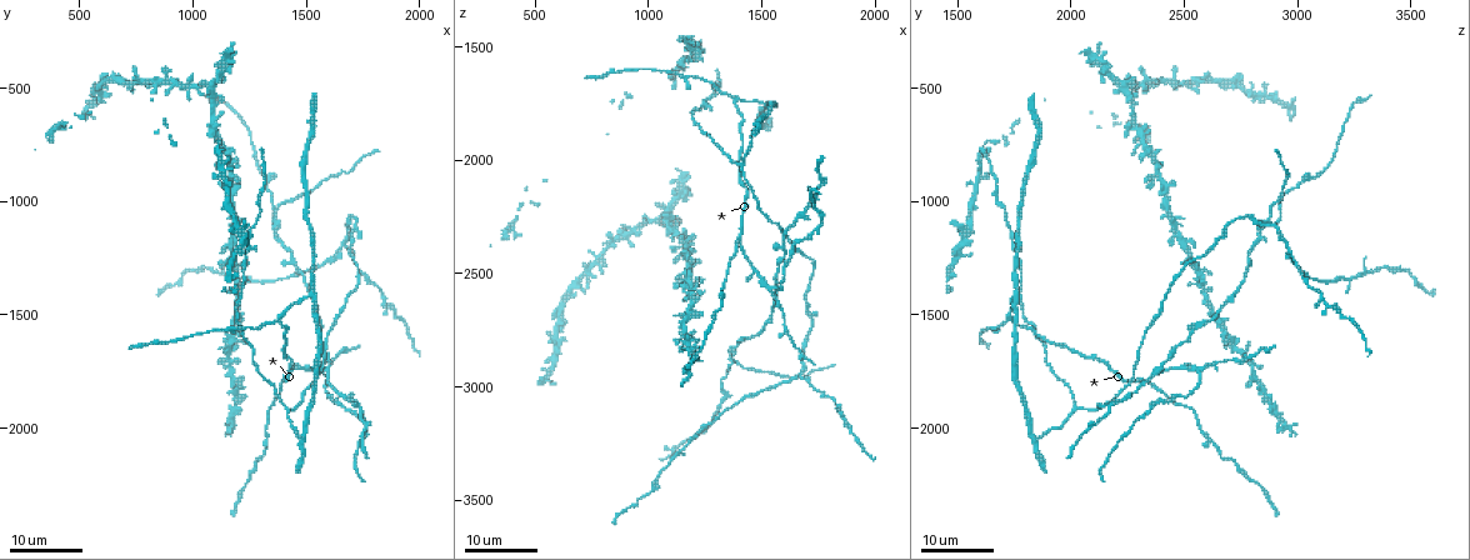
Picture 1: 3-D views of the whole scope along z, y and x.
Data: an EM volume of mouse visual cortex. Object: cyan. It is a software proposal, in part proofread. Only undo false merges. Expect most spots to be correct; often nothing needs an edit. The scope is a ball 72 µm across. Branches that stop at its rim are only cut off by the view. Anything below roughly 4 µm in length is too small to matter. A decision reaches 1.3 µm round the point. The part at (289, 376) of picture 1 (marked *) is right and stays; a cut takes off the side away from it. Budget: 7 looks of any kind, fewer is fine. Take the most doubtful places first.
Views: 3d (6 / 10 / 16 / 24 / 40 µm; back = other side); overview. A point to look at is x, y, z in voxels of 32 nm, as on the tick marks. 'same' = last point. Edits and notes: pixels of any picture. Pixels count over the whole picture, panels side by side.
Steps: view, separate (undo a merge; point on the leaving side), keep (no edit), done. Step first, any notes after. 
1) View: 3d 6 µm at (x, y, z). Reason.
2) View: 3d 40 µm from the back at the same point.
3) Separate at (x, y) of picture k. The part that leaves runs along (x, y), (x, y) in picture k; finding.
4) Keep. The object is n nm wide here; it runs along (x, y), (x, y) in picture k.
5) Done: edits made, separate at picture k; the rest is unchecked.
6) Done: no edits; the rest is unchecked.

View: 3d 24 µm at (1360, 1080, 2870). Small branch off a trunk.

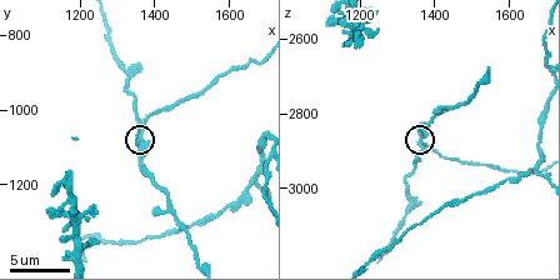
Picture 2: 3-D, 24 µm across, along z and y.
View: 3d 10 µm at the same point. Zoom in.

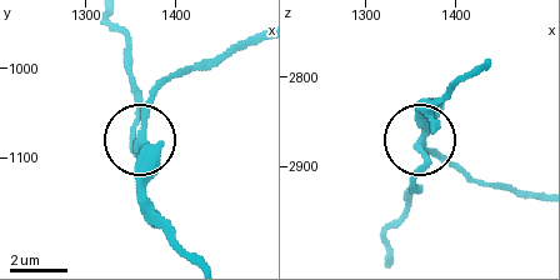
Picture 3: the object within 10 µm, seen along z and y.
Keep. 3 arms meet here; one neuron here.

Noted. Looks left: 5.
View: 3d 16 µm at (1370, 1510, 1720). Arms run side by side.

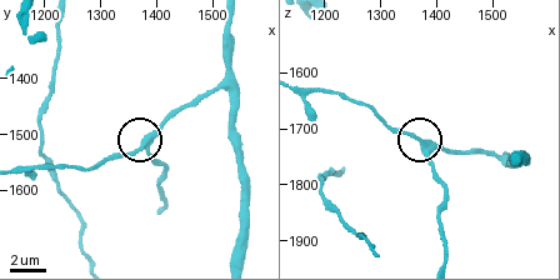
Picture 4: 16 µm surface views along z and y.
View: 3d 10 µm at (1370, 1520, 1725). Closer look.

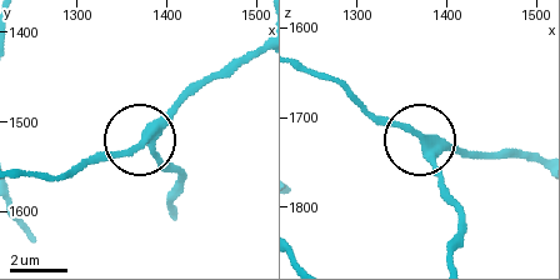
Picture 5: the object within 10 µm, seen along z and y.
Keep. The object is 250 nm wide here; it runs along (174, 215), (180, 179), (150, 148), (83, 158) in picture 5; one neuron here.

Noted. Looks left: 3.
View: 3d 6 µm at (1450, 1270, 2780). Branch point.

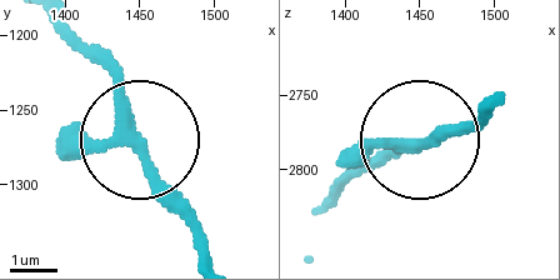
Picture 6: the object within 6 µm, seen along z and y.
Keep. One neuron here.

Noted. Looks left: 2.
View: 3d 24 µm at (730, 500, 2490). Three-way junction.

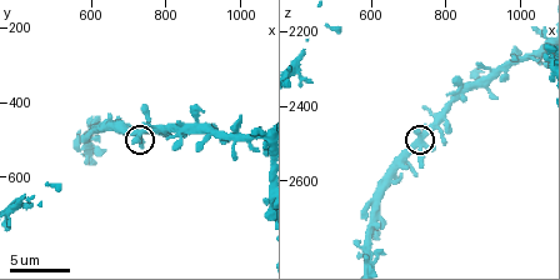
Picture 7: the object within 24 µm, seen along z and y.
View: 3d 10 µm at (730, 490, 2480).

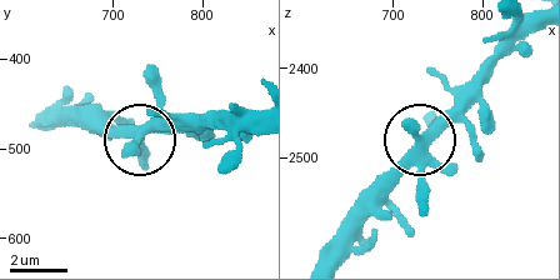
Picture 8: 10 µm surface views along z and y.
Keep. 3 arms meet here; one neuron here.

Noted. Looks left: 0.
Done: no edits; the rest is unchecked.

